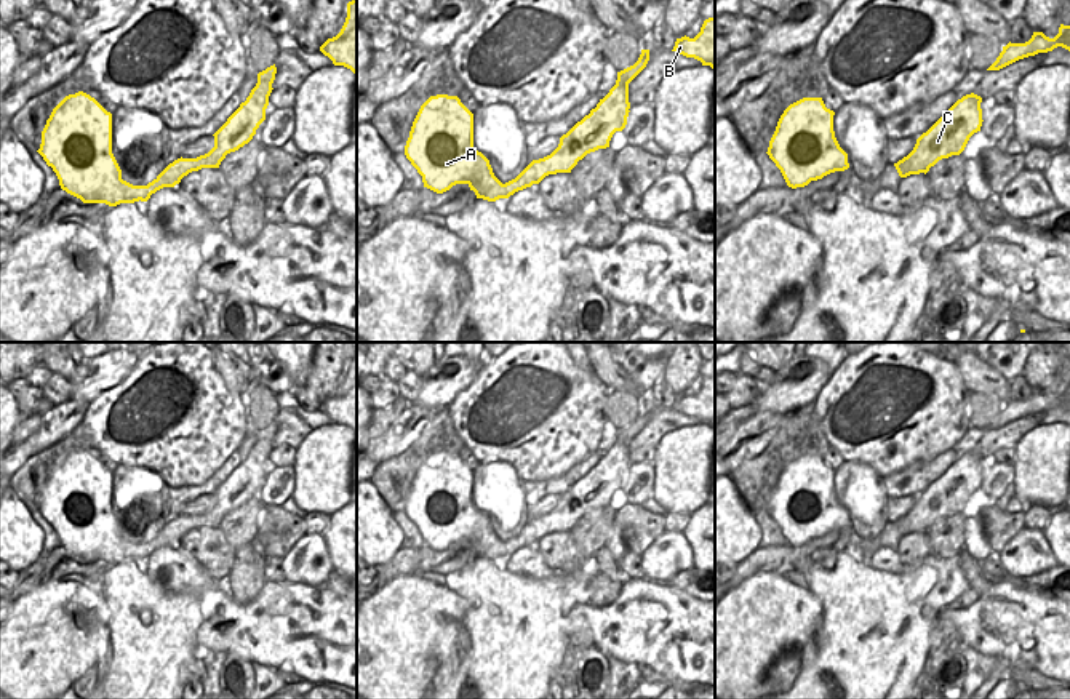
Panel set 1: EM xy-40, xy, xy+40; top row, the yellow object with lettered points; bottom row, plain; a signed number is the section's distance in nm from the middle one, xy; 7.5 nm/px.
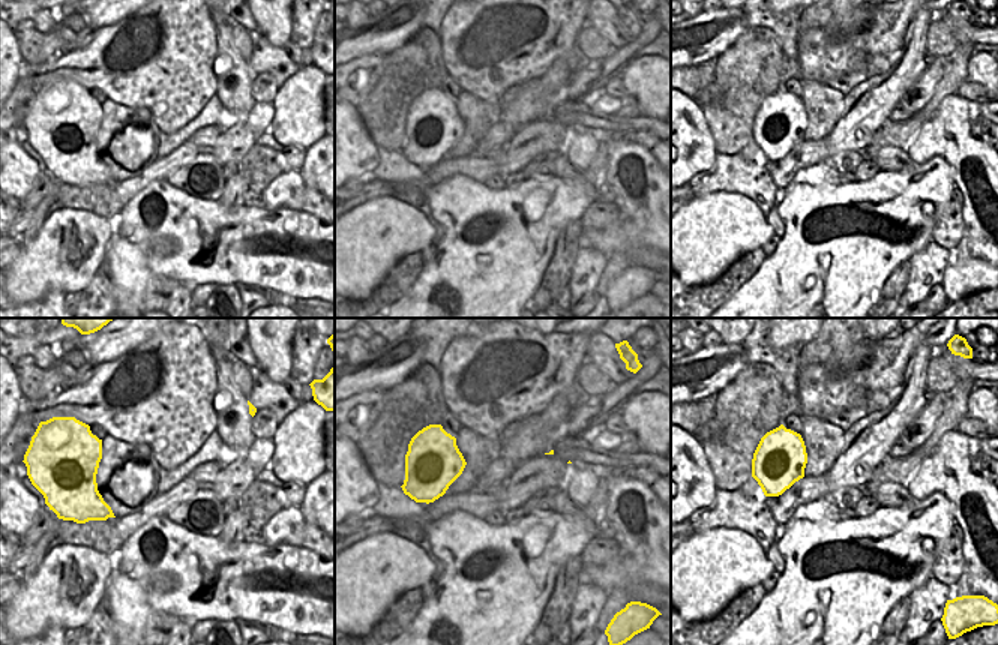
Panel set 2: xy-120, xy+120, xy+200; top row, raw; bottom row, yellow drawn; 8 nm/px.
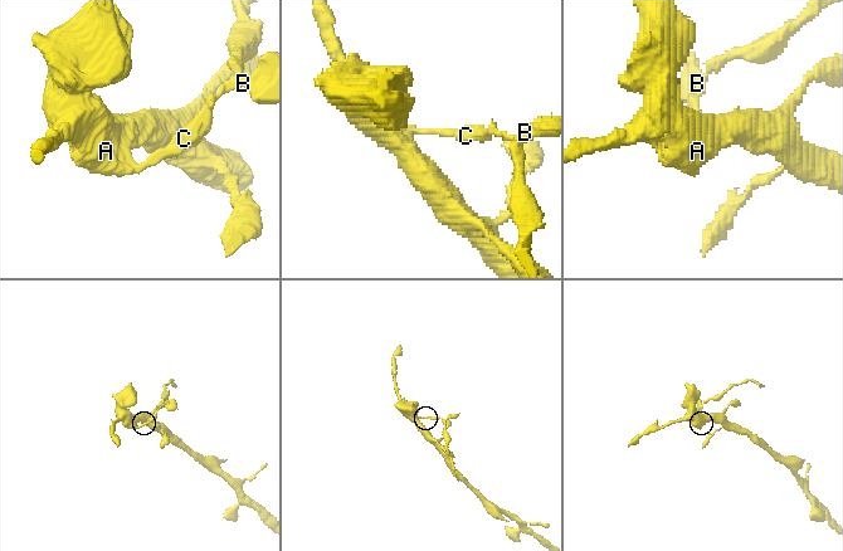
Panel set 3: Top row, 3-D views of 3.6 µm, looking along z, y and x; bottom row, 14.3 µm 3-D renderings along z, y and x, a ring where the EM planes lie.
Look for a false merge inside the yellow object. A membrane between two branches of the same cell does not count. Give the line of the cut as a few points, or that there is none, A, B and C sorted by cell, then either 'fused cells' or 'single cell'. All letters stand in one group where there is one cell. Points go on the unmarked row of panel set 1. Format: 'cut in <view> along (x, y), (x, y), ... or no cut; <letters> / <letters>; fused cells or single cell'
cut in xy along (504, 543), (509, 554); A / B C; fused cells

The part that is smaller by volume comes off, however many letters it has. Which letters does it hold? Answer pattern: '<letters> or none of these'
B, C

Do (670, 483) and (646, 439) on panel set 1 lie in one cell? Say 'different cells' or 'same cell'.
different cells

